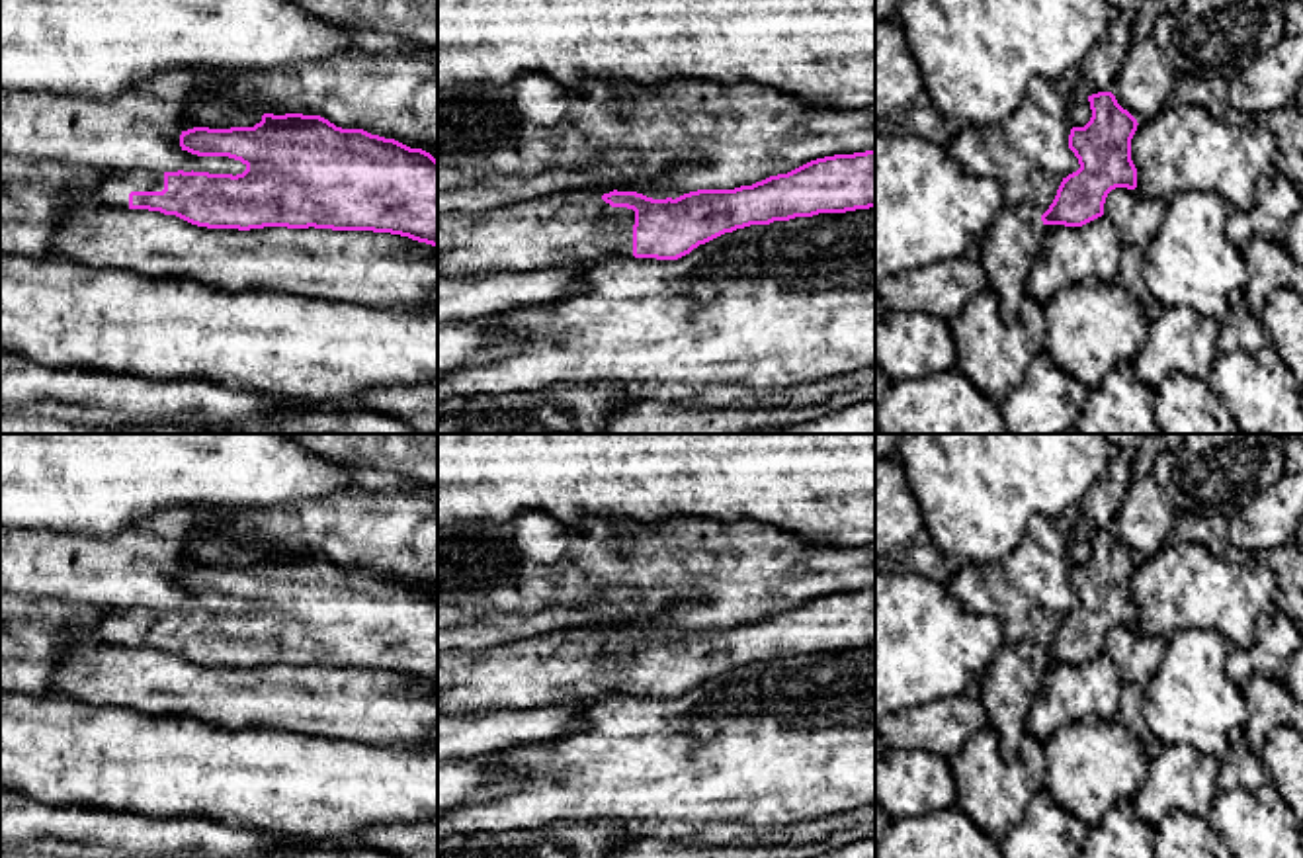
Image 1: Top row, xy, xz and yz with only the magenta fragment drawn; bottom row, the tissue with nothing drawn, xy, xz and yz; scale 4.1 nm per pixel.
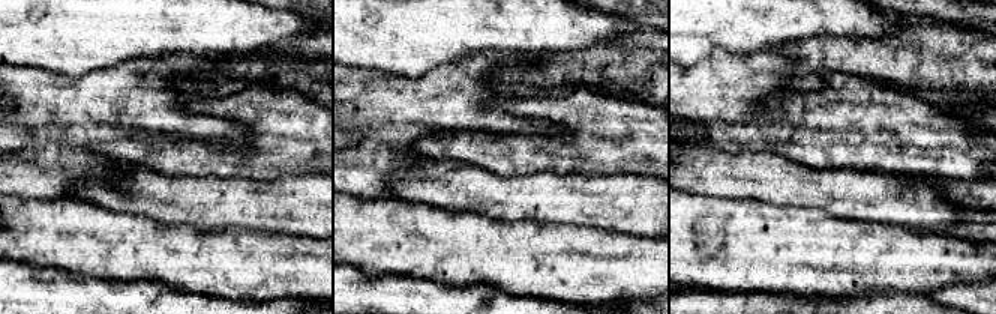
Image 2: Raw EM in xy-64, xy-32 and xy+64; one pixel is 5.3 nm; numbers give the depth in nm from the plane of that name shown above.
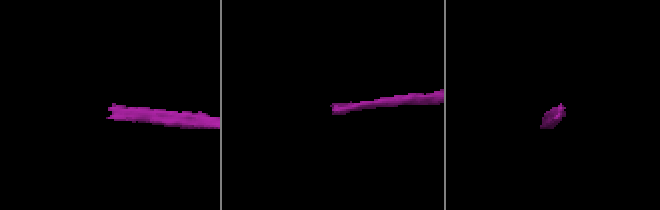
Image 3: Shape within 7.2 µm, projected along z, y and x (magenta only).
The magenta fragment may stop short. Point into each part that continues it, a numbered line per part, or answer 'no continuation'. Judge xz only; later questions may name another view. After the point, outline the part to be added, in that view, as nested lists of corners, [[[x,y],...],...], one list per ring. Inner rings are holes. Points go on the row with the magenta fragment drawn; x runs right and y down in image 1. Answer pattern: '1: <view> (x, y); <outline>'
1: xz (579, 225); [[[598,190],[502,201],[484,213],[438,213],[438,276],[633,256],[633,225],[635,211],[611,207]]]

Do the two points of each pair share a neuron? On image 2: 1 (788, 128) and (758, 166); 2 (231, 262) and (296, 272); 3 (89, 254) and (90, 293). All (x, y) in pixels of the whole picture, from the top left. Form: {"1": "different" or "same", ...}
{"1": "different", "2": "same", "3": "different"}

